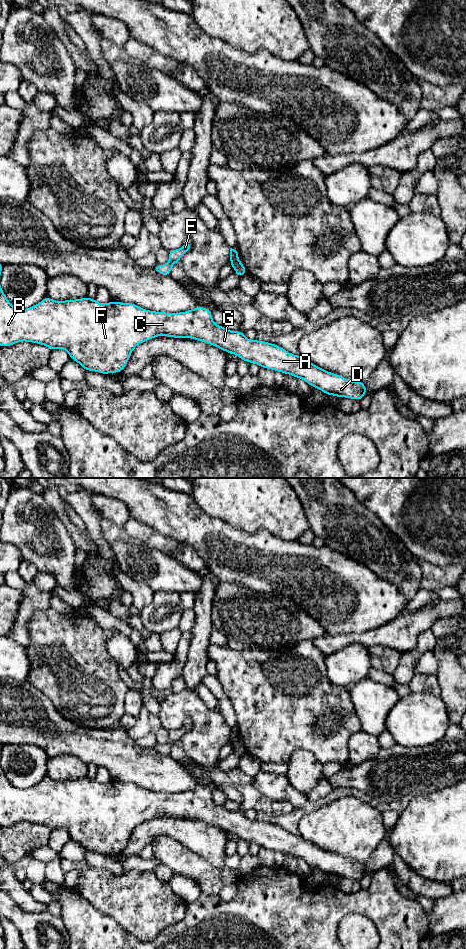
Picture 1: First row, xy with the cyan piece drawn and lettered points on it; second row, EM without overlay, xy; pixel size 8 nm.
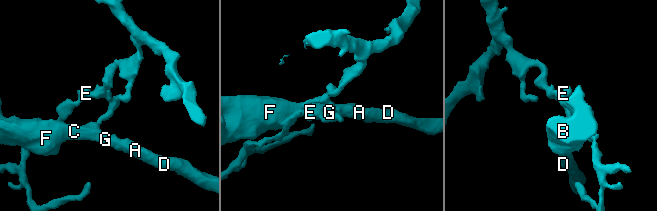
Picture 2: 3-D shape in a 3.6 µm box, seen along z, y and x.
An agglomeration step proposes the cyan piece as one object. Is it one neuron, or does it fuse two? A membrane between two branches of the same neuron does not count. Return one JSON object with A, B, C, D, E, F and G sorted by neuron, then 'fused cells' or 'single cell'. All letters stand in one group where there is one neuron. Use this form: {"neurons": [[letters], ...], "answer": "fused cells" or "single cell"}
{"neurons": [["A", "B", "C", "D", "F", "G"], ["E"]], "answer": "fused cells"}

